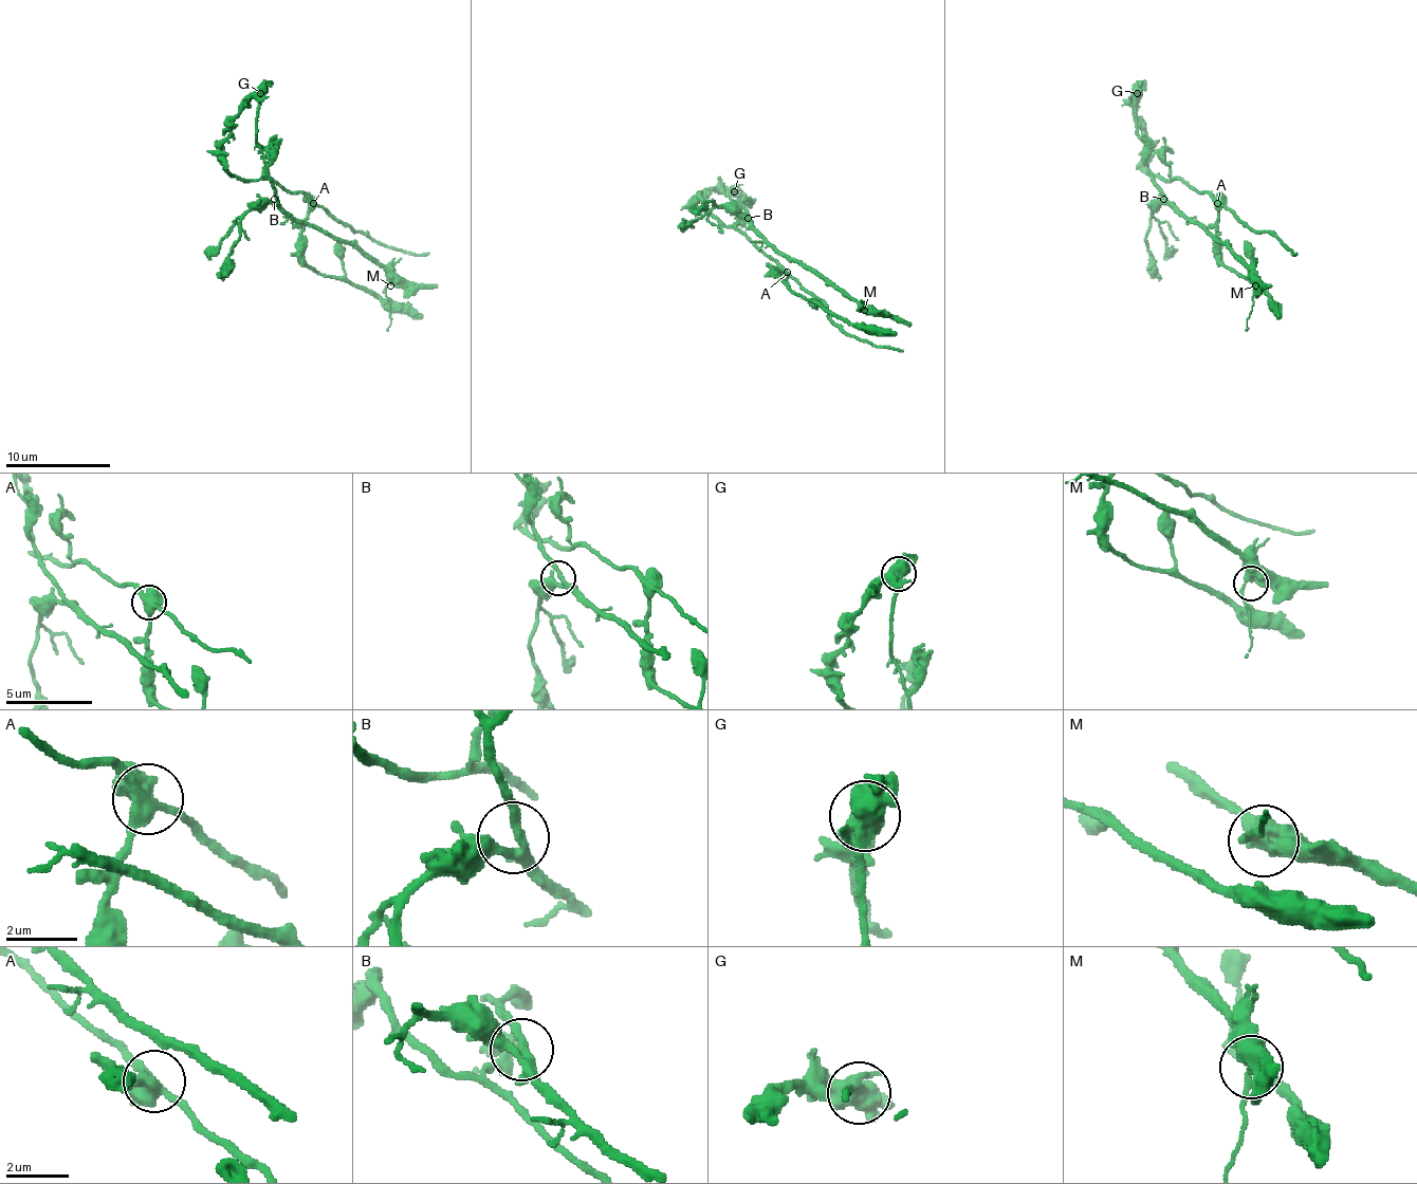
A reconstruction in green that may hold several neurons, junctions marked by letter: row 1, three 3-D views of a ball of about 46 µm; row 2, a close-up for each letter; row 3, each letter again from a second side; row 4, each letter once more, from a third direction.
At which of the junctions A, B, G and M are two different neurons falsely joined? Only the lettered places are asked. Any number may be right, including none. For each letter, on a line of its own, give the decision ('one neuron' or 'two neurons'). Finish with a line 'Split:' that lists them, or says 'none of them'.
A: two neurons
B: one neuron
G: two neurons
M: one neuron
Split: A, G

